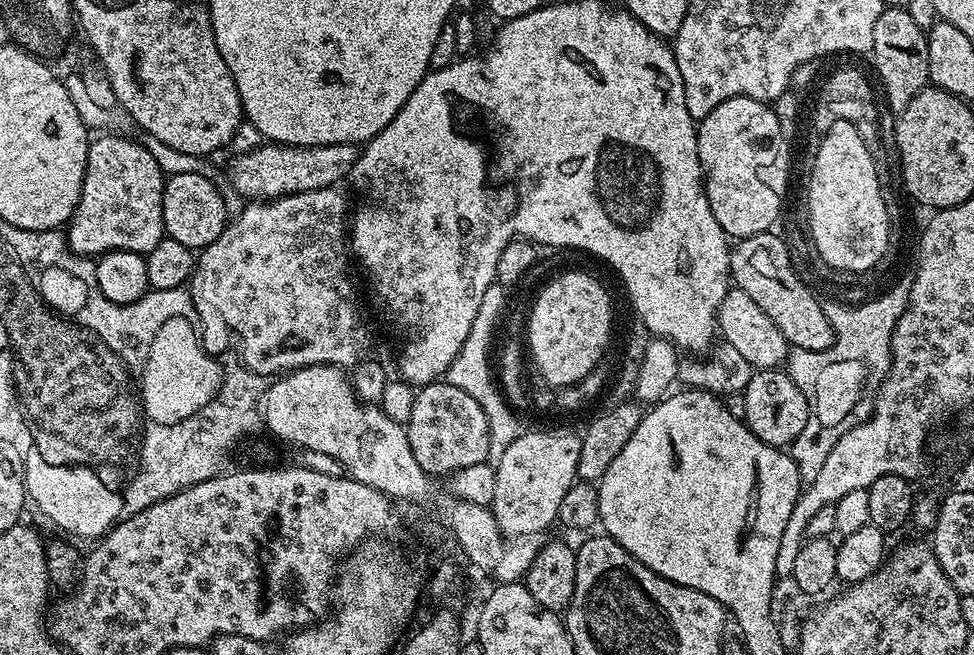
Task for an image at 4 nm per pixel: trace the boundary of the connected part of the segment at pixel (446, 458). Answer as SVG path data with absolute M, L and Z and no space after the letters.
M446 382L425 384L417 392L420 393L413 398L406 419L414 462L433 478L448 478L466 466L485 463L490 450L490 422L486 422L482 406L478 406L466 390L458 390L458 386Z

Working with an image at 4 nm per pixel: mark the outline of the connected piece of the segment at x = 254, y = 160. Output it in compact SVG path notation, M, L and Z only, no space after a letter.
M265 142L246 154L236 156L228 168L228 180L232 188L248 202L267 202L290 194L337 187L340 179L351 173L354 162L360 157L361 149L355 144L331 144L330 146L294 146L293 144L273 144Z

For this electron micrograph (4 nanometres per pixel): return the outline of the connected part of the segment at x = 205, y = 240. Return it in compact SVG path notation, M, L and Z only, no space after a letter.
M176 172L167 177L162 194L162 218L167 239L182 242L182 246L202 250L222 234L227 226L230 213L224 205L224 196L216 184L200 172Z

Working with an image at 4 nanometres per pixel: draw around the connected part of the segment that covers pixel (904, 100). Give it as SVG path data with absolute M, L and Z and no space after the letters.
M885 7L884 12L878 18L878 22L874 22L874 42L870 53L872 64L876 67L876 72L880 75L880 84L884 87L884 96L888 99L888 104L893 108L893 113L900 113L906 110L906 106L910 106L910 102L914 99L923 88L929 87L928 78L928 38L925 29L920 28L918 23L908 13L907 7L892 8Z

